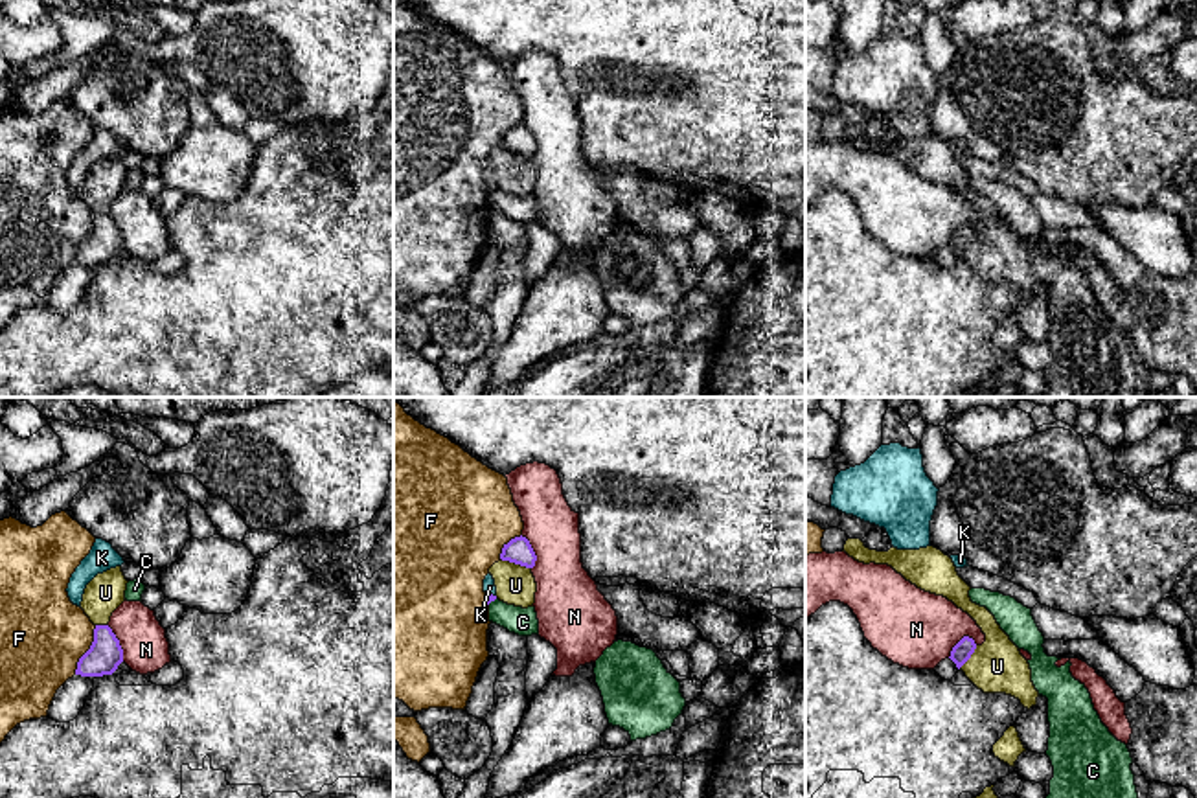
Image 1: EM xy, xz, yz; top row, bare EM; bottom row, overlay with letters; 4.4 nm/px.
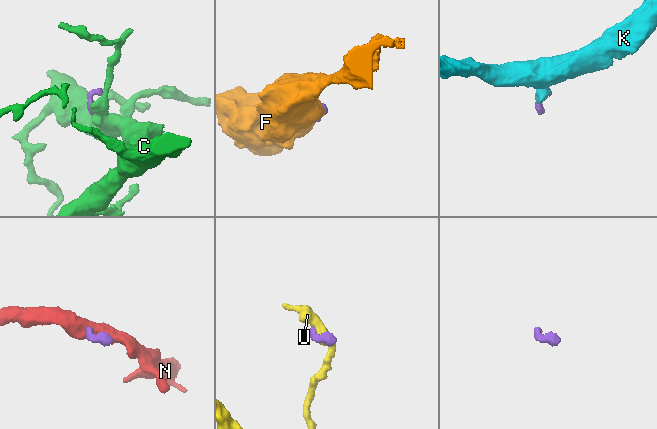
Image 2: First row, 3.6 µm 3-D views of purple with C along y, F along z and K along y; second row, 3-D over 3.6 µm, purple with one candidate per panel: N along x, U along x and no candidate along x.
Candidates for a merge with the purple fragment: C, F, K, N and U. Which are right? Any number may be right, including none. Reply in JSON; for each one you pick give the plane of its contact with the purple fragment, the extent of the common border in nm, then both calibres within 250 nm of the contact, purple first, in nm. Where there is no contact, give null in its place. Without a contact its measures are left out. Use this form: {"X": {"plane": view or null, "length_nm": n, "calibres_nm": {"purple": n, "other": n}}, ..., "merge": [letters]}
{"K": {"plane": "xz", "length_nm": 50, "calibres_nm": {"purple": 40, "other": 50}}, "merge": ["K"]}

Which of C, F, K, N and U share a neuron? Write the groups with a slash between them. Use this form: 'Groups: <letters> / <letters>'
Groups: C / F / K / N / U

